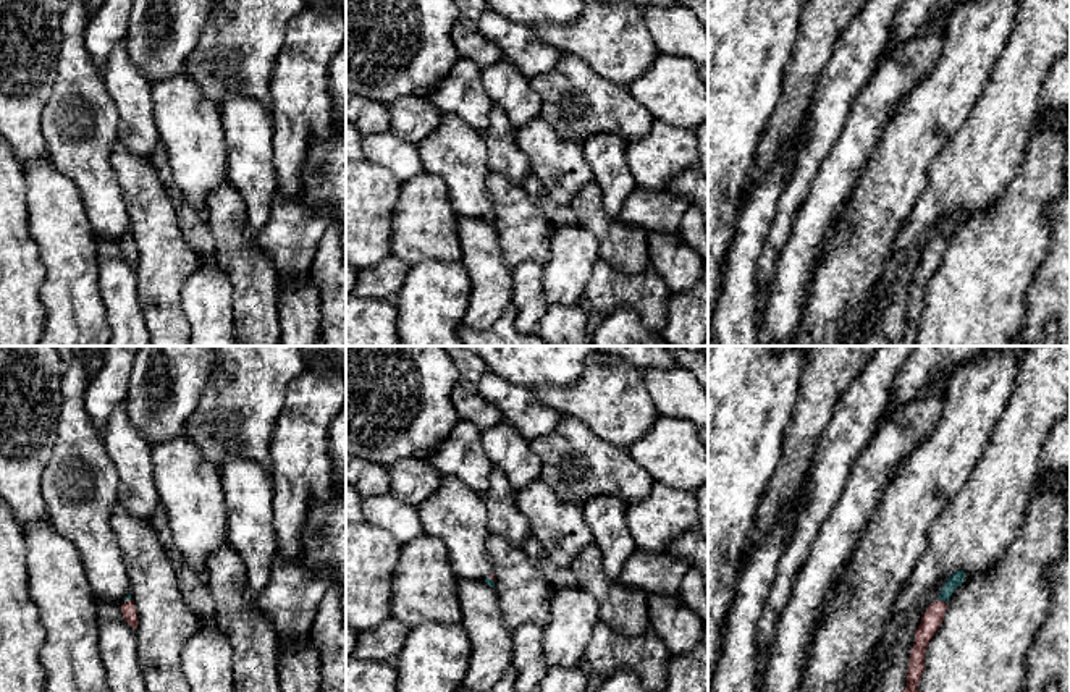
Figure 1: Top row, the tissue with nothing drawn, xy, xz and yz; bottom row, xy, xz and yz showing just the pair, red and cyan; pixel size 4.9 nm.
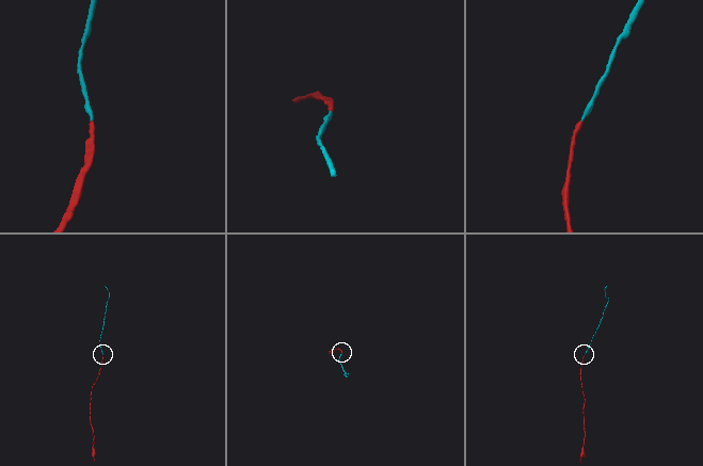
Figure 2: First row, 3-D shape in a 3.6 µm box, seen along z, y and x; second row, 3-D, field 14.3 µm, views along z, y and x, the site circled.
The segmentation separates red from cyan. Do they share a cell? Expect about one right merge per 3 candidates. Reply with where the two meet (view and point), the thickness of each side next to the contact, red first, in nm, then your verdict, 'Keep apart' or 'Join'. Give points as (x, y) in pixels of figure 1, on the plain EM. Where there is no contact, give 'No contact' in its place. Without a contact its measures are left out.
Touches red at yz (941, 238). Thickness 100 nm (red) against 70 nm. Join

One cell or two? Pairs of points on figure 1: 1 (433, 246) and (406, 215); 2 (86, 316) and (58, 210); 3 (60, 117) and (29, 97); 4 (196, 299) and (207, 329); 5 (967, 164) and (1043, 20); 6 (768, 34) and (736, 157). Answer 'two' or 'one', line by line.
1: one
2: one
3: two
4: one
5: one
6: one

